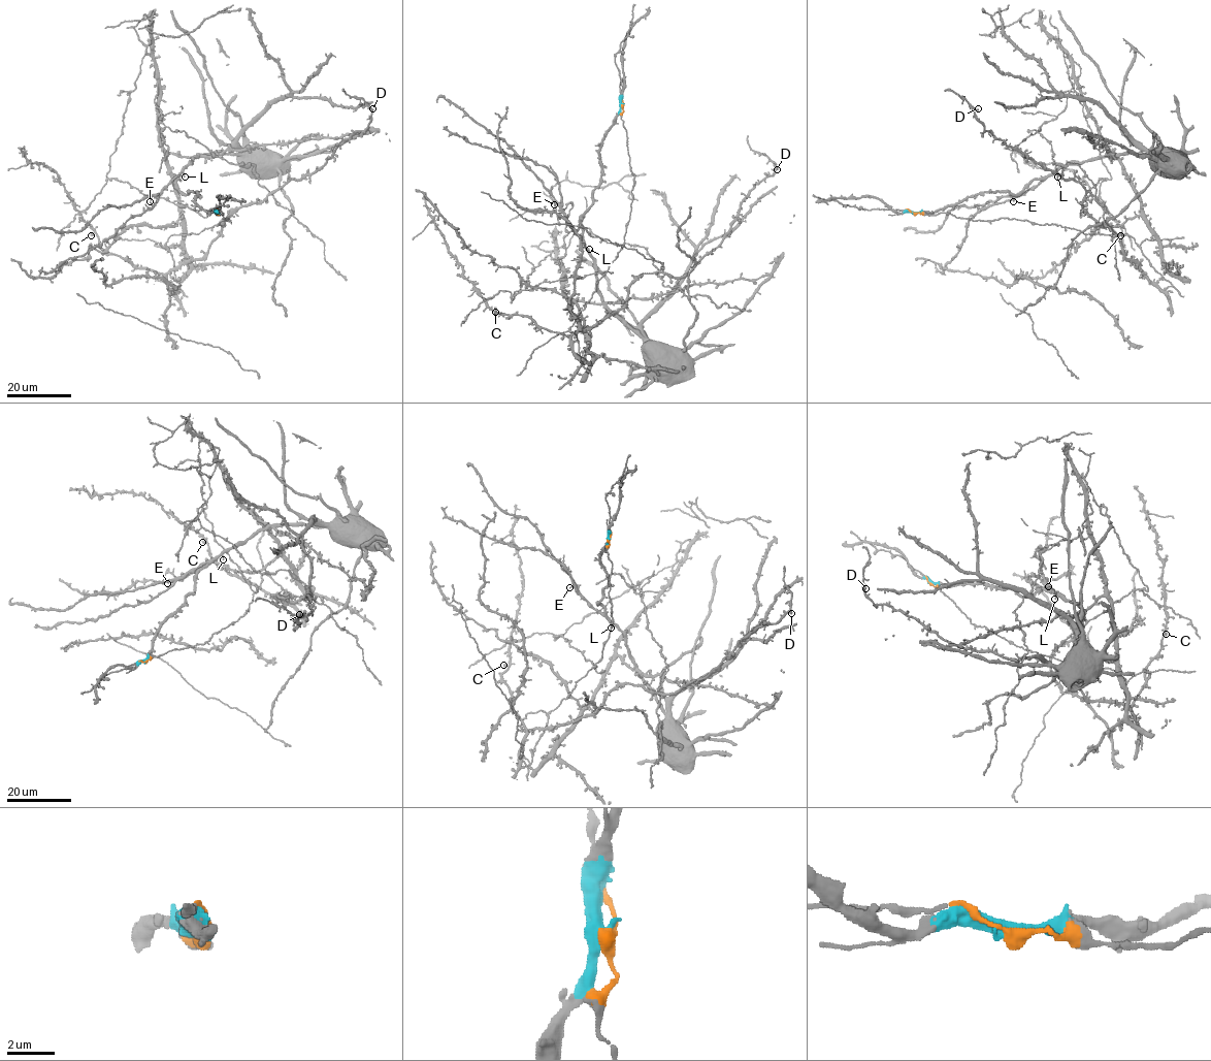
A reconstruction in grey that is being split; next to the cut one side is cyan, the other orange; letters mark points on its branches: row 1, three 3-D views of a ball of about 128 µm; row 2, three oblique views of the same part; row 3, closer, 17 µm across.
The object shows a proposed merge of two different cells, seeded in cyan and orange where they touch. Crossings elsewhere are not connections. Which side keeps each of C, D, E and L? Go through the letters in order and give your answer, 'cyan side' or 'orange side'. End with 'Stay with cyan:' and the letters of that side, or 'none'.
C: orange side
D: orange side
E: cyan side
L: cyan side
Stay with cyan: E, L

